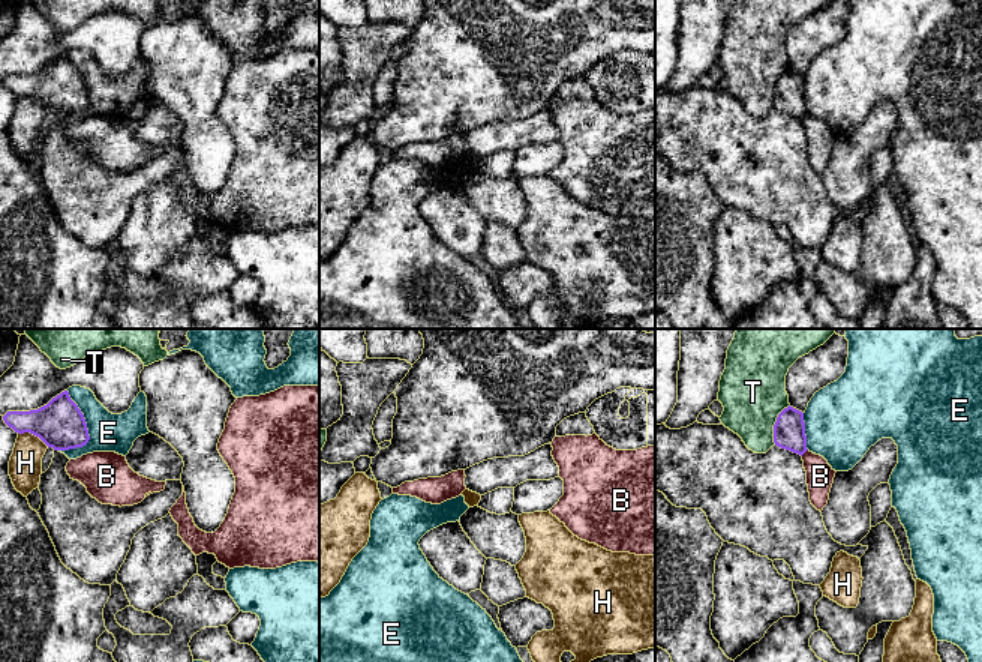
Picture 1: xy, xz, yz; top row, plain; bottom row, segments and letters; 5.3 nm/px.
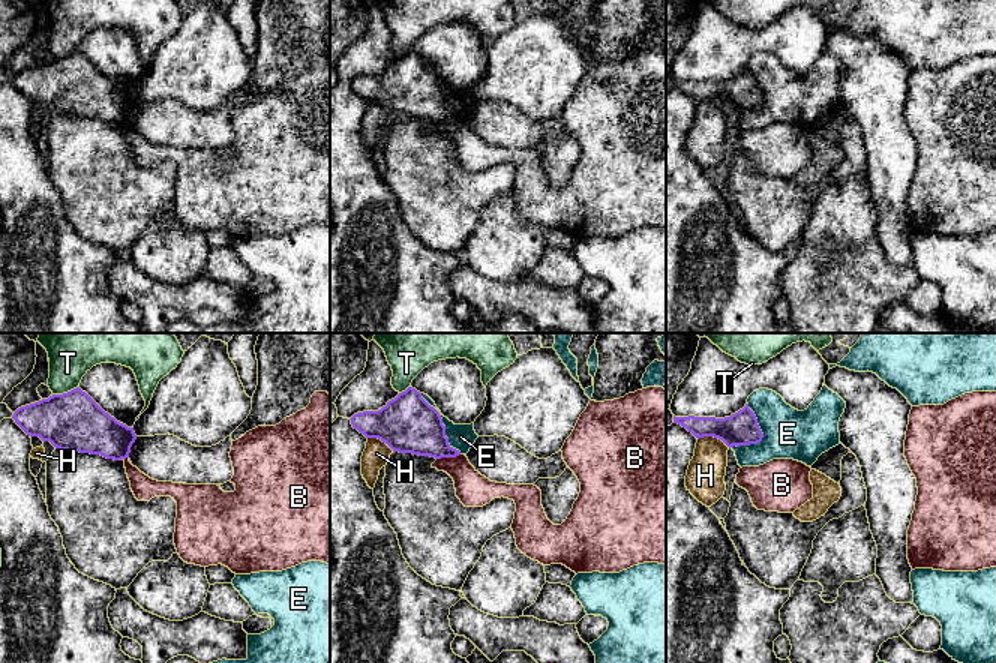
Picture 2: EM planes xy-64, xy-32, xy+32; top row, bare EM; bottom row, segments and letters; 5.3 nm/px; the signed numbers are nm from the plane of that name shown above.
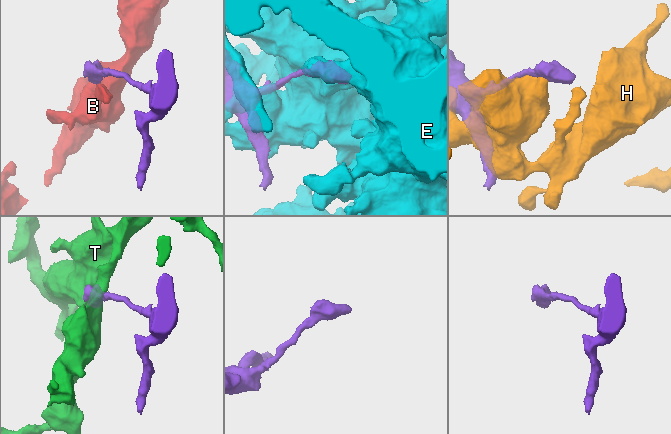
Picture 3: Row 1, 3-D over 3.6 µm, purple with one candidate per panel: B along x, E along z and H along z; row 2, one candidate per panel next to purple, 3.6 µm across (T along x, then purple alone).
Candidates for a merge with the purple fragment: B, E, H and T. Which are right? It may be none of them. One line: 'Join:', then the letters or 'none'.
Join: none

